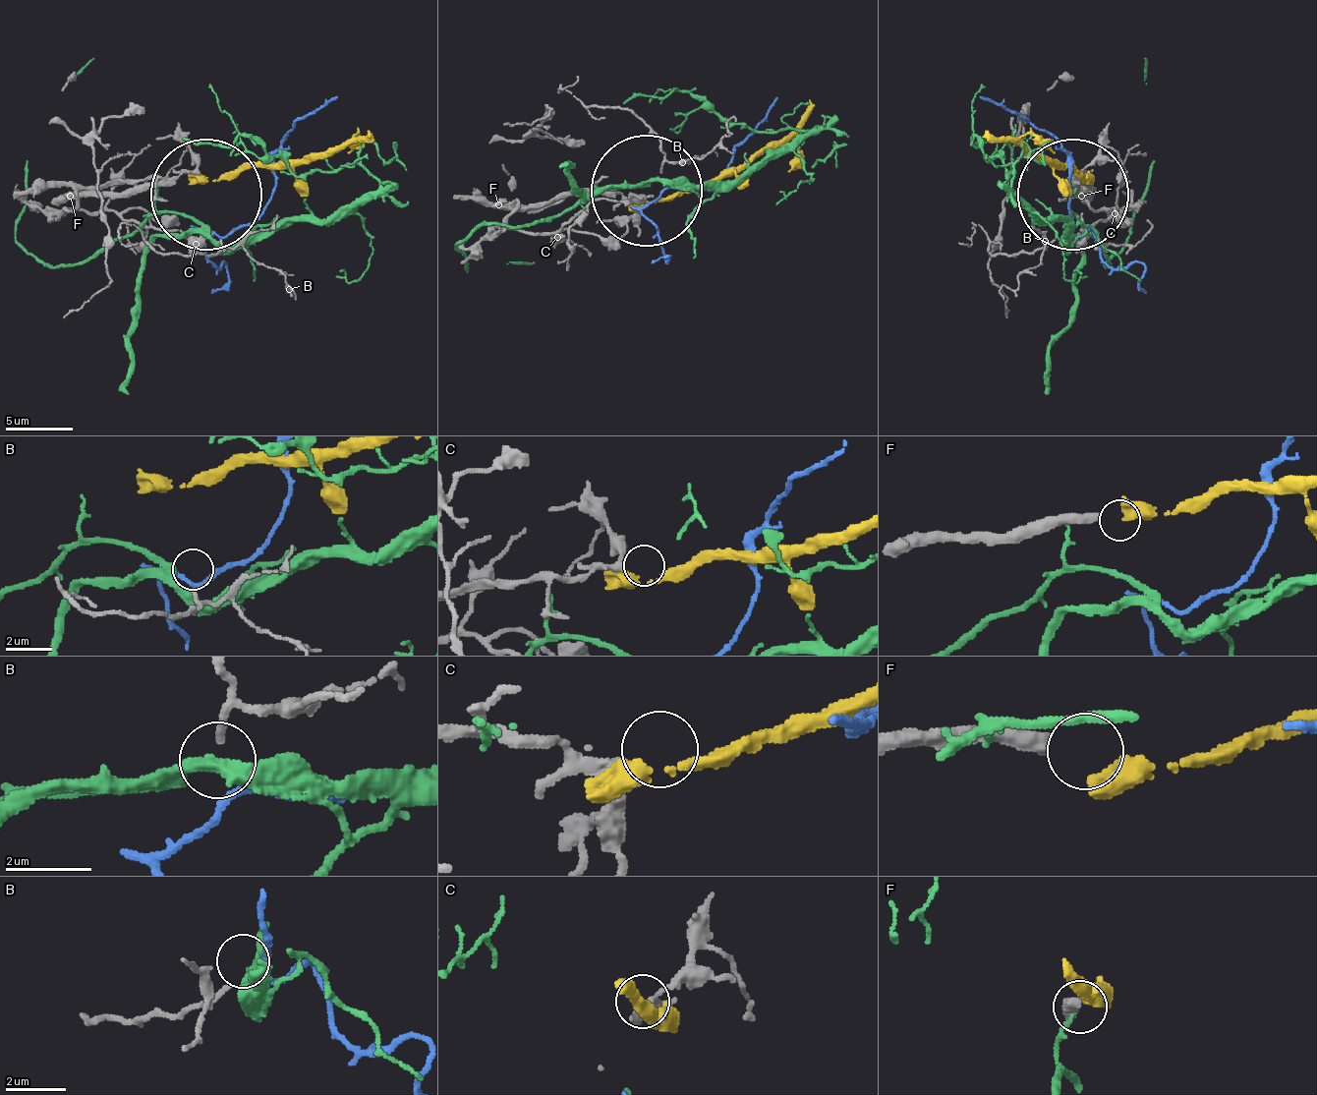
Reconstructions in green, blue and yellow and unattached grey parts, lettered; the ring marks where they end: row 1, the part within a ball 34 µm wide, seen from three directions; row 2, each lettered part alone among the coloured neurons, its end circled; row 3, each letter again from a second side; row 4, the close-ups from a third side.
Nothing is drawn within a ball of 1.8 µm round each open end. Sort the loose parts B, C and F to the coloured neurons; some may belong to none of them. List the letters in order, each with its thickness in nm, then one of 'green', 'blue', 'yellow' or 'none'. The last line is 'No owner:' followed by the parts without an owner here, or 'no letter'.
B: 150 nm thick; green
C: 190 nm thick; none
F: 400 nm thick; yellow
No owner: C

